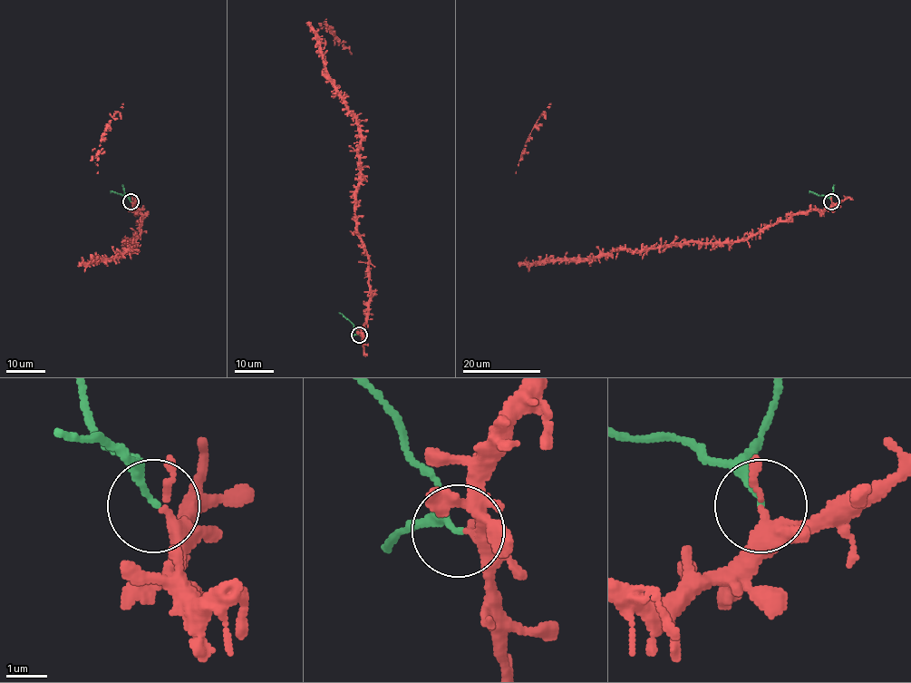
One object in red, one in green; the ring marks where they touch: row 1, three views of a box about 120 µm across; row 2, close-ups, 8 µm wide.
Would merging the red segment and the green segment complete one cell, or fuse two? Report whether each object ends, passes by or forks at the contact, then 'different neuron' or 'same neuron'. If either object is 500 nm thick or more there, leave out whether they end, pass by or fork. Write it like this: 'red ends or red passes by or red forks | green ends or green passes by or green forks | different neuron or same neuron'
red passes by | green ends | different neuron

